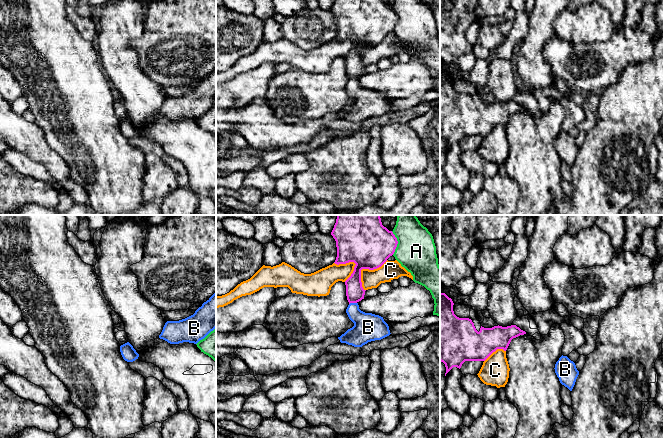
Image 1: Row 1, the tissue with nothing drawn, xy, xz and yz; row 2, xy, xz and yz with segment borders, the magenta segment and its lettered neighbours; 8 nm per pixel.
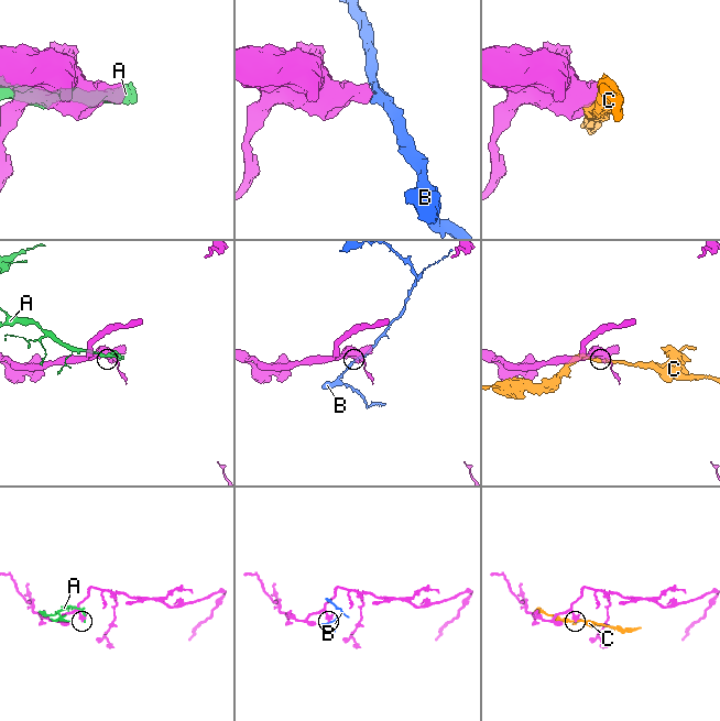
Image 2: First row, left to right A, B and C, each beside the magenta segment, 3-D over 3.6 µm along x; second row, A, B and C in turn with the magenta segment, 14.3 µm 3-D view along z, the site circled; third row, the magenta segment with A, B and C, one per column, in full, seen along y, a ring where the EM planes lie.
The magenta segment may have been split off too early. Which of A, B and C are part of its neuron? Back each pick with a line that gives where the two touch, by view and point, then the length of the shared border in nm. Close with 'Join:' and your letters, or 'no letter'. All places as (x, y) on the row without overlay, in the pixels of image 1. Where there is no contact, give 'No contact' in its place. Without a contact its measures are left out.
Join: no letter

